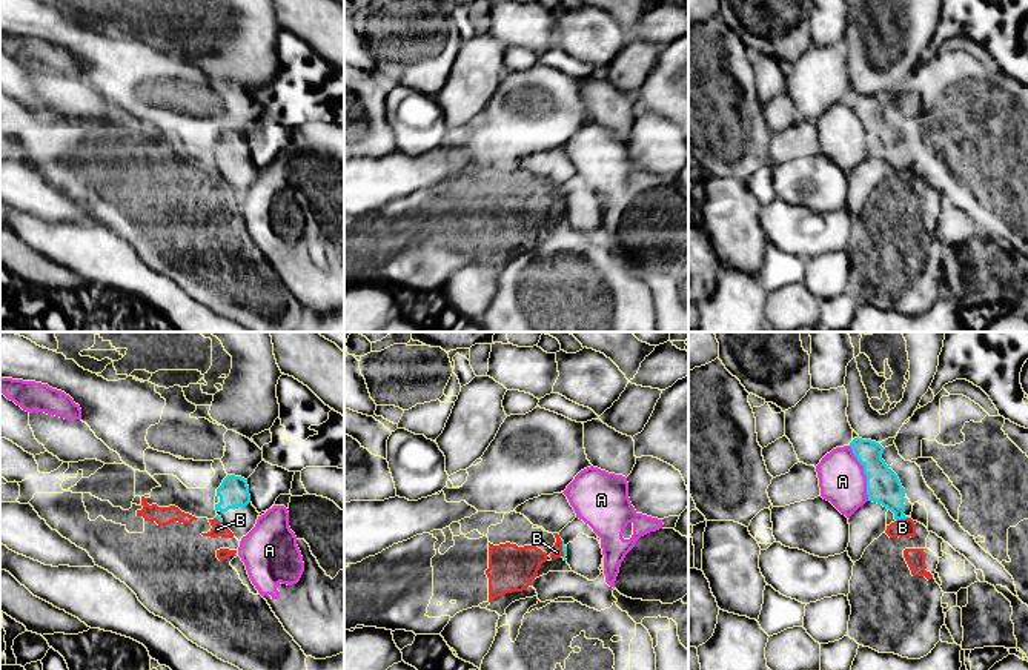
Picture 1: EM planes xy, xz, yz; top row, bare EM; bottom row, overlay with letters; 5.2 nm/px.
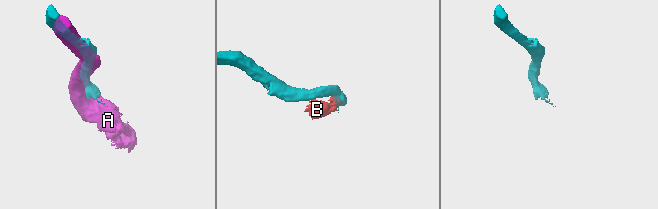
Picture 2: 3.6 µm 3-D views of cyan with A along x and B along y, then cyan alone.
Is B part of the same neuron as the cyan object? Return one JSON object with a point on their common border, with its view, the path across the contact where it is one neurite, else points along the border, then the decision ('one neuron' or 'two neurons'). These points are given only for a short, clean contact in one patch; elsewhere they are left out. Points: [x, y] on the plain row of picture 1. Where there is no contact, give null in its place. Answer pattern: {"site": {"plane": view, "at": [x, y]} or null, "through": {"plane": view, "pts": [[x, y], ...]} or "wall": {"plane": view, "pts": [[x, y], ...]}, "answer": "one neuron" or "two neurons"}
{"site": {"plane": "yz", "at": [901, 174]}, "wall": {"plane": "yz", "pts": [[907, 172], [896, 177]]}, "answer": "two neurons"}

